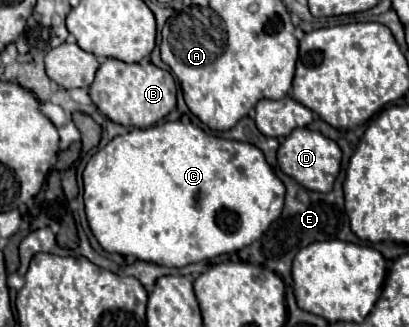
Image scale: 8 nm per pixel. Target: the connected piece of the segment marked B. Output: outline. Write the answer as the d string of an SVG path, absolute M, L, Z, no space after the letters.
M106 59L96 71L94 83L90 85L90 97L94 105L114 123L142 129L158 123L176 107L176 81L170 71L164 71L150 61L142 65Z

